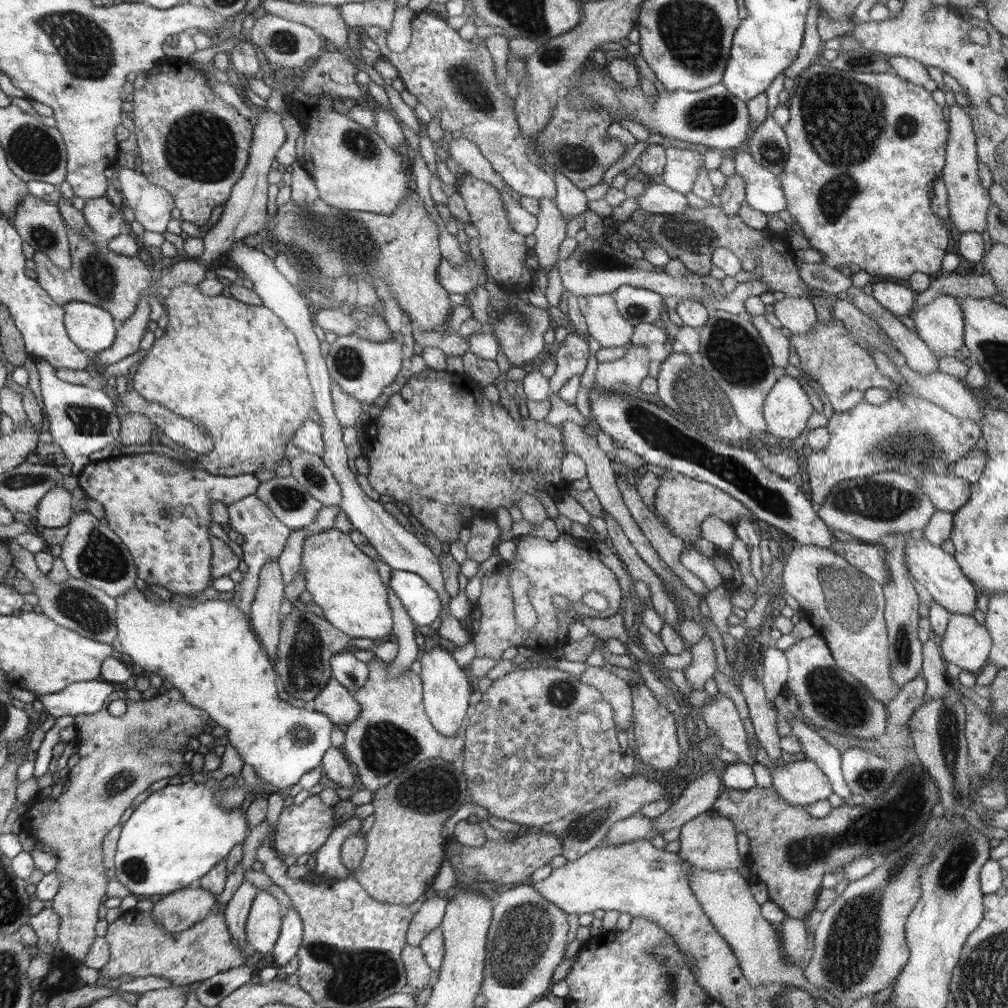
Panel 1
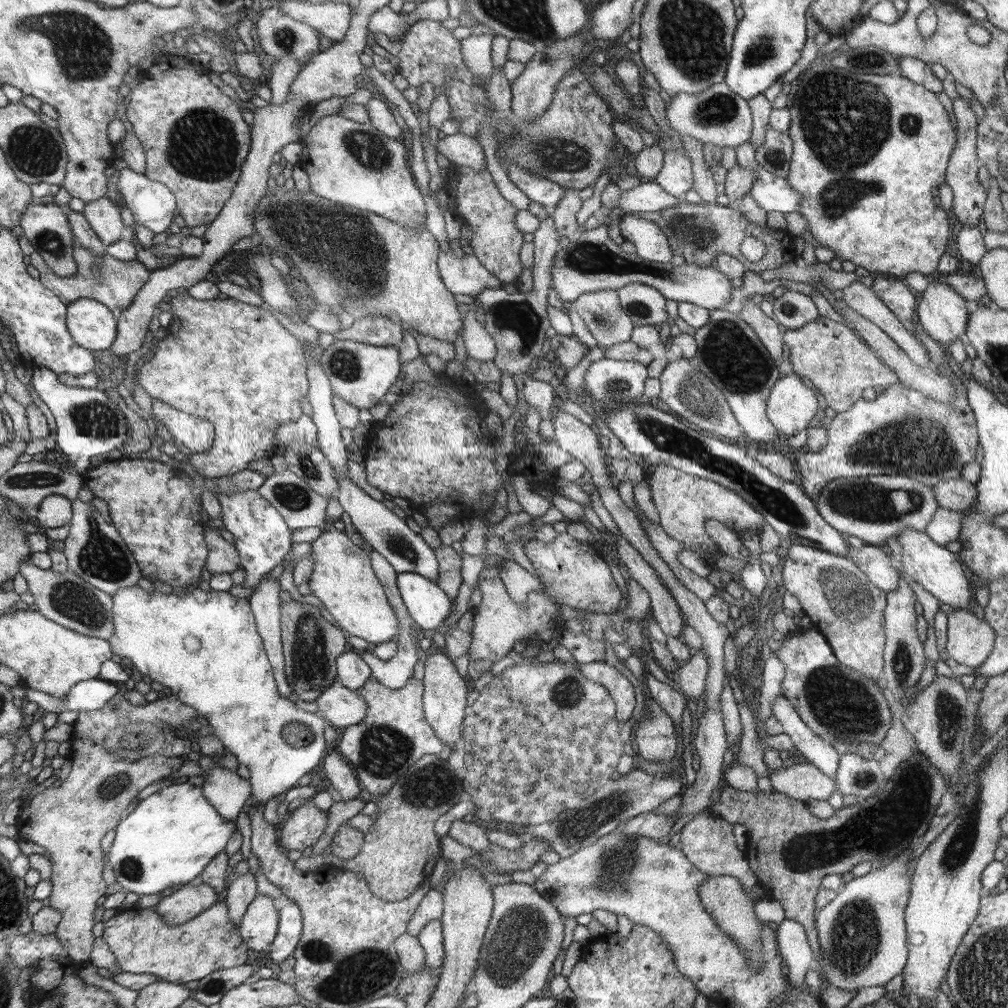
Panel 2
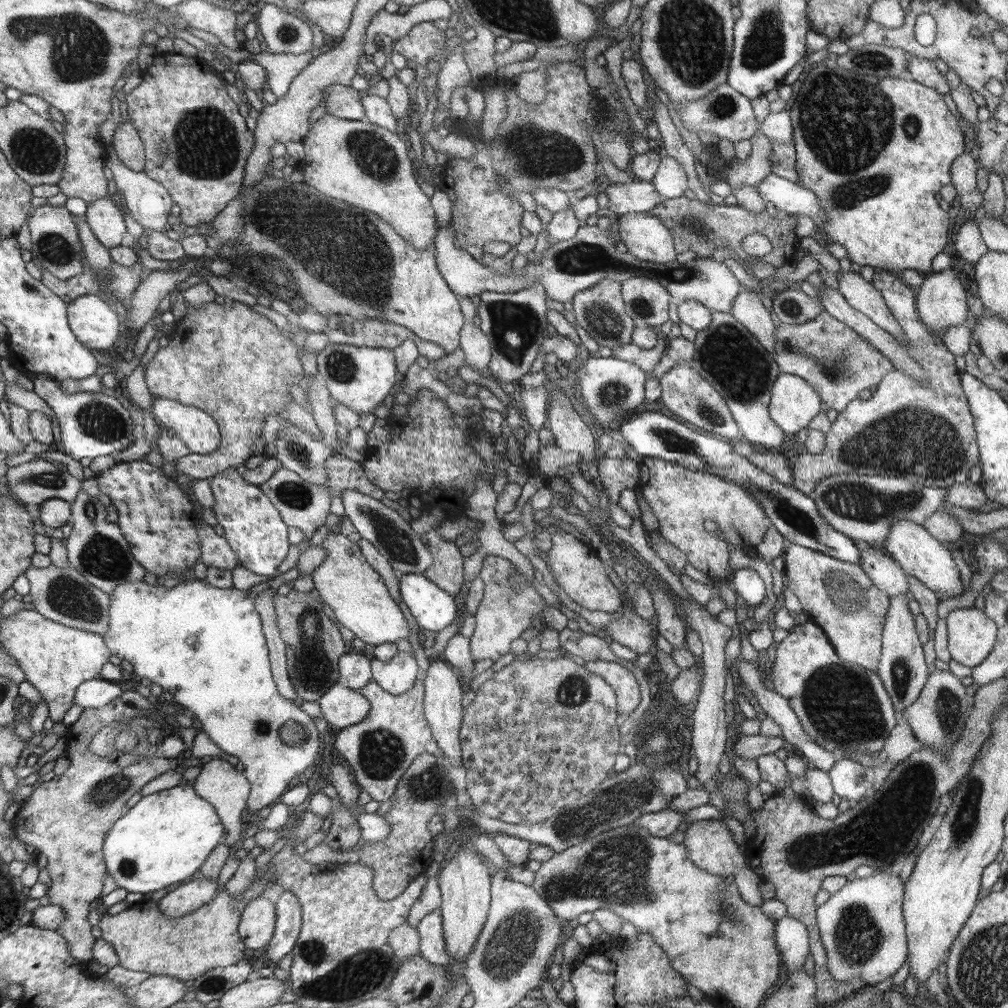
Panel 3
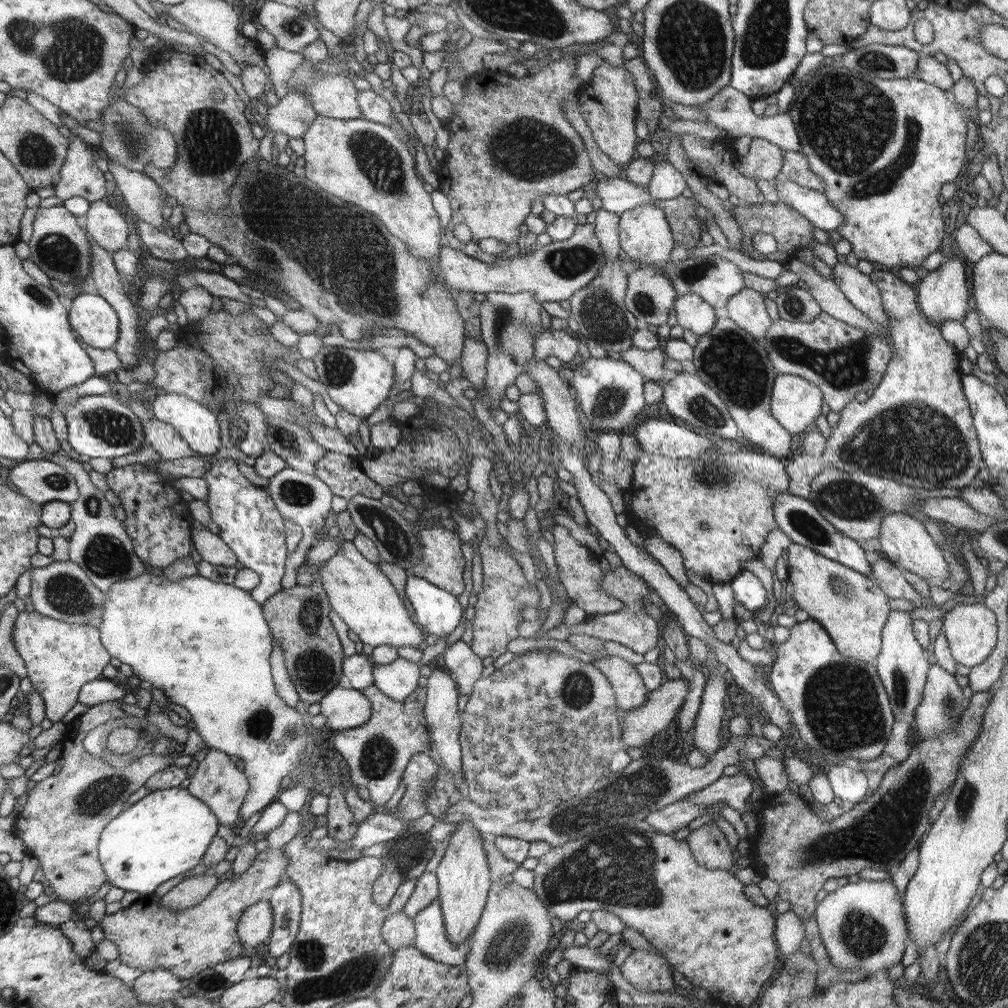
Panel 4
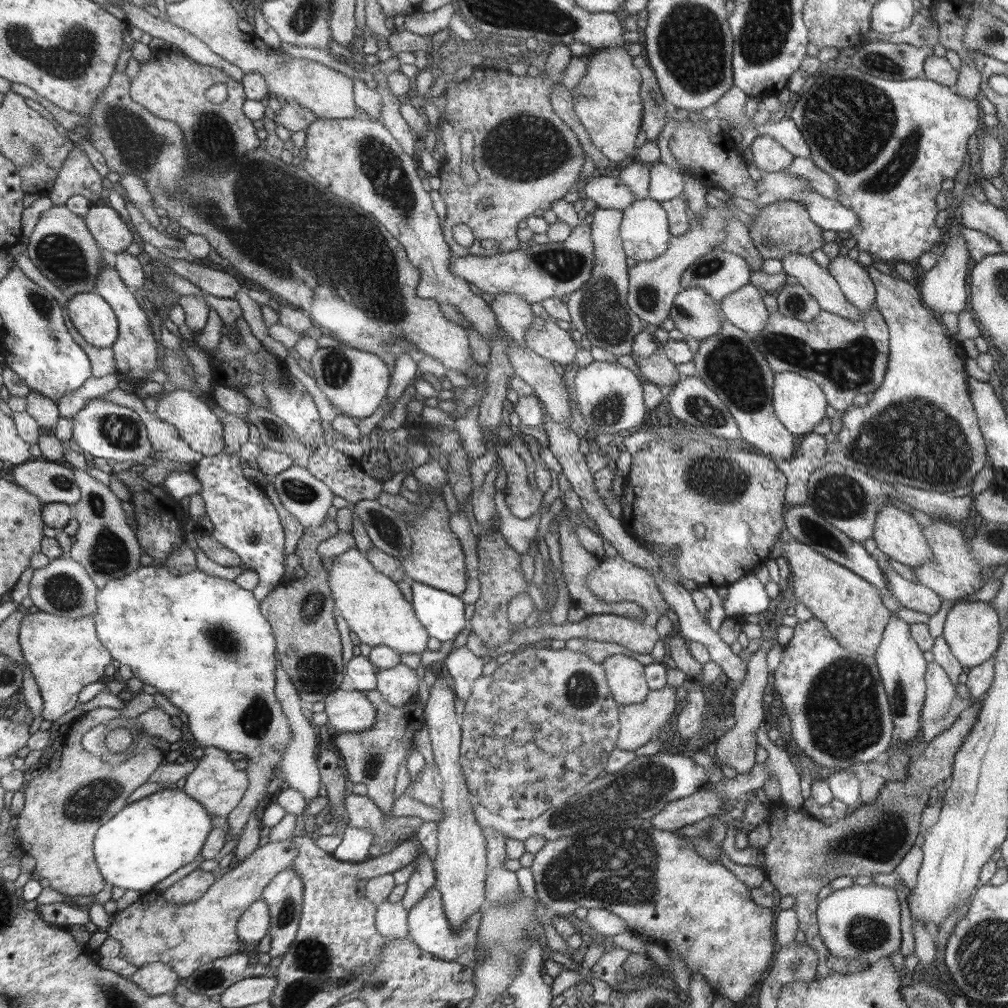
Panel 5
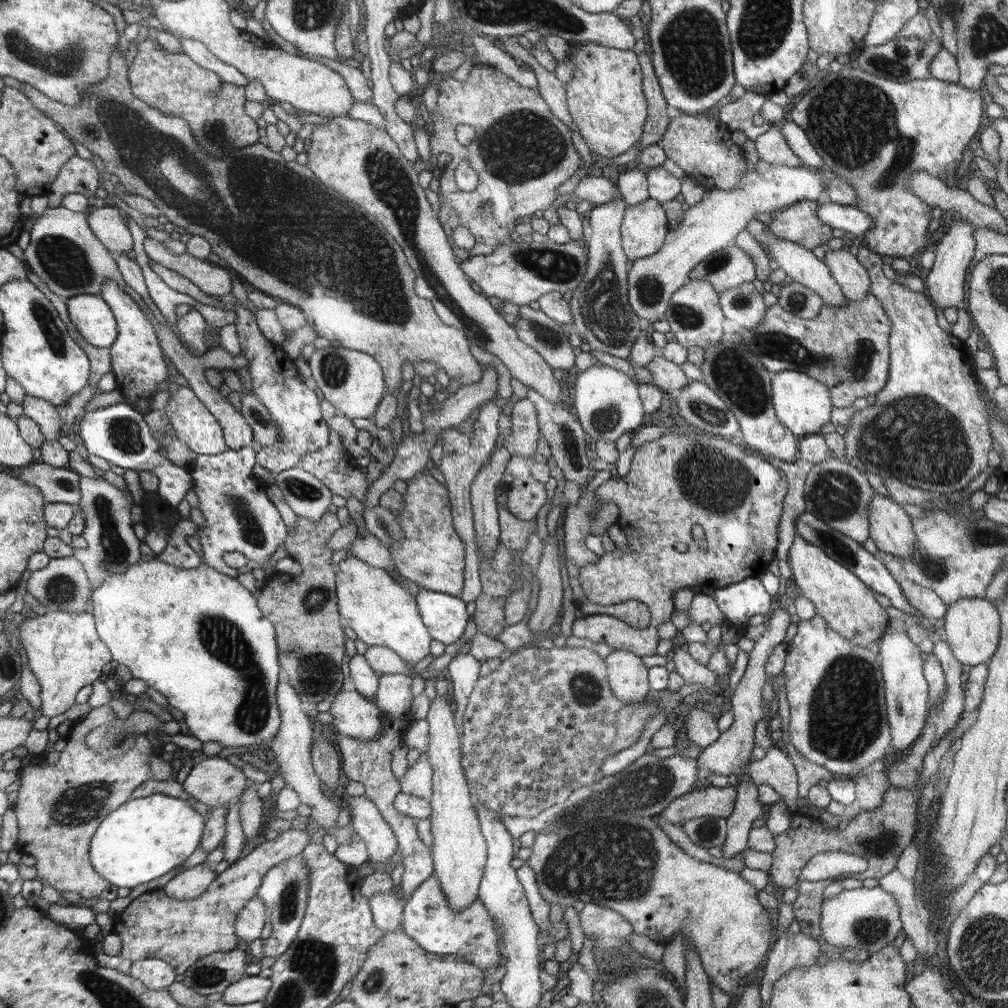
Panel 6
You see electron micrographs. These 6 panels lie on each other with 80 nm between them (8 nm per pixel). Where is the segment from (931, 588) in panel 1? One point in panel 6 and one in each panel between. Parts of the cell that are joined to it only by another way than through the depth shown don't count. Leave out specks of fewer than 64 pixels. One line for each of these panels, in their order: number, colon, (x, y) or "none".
2: (935, 570)
3: (919, 555)
4: (903, 540)
5: (897, 535)
6: (891, 530)

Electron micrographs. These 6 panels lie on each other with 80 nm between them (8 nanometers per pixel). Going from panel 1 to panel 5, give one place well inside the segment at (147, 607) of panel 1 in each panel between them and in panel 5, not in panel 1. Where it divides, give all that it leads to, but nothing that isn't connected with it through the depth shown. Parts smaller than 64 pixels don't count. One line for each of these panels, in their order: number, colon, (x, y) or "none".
2: (222, 673)
3: (205, 645)
4: (205, 645)
5: (200, 640)

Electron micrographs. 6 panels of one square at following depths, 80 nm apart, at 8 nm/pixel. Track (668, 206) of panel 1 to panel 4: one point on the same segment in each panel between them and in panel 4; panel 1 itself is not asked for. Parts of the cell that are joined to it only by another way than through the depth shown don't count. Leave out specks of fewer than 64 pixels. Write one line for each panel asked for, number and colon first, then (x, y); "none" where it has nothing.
2: (647, 196)
3: (638, 196)
4: (617, 194)

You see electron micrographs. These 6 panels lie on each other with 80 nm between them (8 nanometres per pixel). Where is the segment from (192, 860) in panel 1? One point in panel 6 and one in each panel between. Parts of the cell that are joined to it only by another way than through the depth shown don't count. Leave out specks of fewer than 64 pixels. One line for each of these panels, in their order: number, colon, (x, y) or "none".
2: (175, 834)
3: (164, 839)
4: (167, 833)
5: (154, 837)
6: (146, 838)

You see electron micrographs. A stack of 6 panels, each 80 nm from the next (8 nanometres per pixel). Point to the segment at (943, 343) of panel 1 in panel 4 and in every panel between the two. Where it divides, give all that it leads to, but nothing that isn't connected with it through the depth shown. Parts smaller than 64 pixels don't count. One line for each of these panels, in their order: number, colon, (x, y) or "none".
2: (941, 311)
3: (941, 302)
4: (942, 293)

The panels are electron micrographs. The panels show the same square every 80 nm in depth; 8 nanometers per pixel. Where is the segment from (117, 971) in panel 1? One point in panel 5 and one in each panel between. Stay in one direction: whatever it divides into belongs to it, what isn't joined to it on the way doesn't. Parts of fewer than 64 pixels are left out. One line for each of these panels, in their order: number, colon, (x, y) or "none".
2: (142, 941)
3: (145, 939)
4: (149, 936)
5: (186, 937)

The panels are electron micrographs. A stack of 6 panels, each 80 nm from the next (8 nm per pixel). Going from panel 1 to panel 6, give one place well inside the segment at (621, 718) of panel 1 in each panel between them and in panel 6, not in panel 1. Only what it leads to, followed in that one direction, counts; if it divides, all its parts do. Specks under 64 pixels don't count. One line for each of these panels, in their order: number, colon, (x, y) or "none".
2: (620, 691)
3: (622, 683)
4: (628, 688)
5: (625, 678)
6: (627, 677)

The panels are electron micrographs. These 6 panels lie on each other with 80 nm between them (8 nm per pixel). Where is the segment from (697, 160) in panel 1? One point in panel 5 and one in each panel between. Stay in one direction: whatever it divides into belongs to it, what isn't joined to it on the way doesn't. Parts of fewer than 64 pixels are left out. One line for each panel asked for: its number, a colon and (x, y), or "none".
2: (675, 177)
3: (670, 181)
4: (666, 183)
5: (664, 184)

